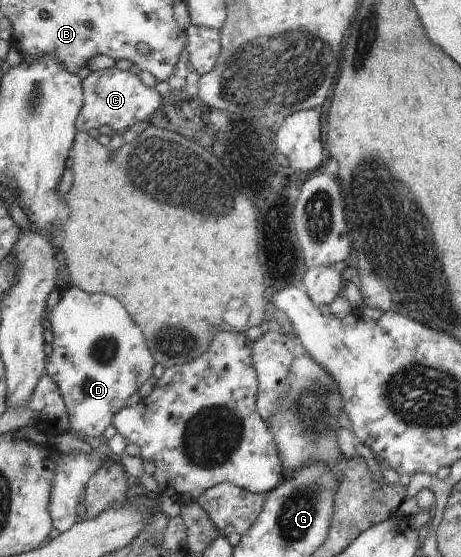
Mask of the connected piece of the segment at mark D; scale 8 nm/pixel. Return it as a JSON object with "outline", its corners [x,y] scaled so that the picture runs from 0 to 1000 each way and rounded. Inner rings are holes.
{"outline":[[[163,513],[128,519],[130,540],[117,551],[104,551],[95,571],[106,573],[117,610],[111,616],[115,637],[98,657],[100,671],[124,689],[137,715],[150,767],[161,781],[187,781],[204,788],[223,786],[230,770],[241,763],[243,749],[258,736],[278,729],[278,716],[332,673],[334,641],[317,623],[317,605],[286,580],[273,555],[234,530],[191,528]]]}

